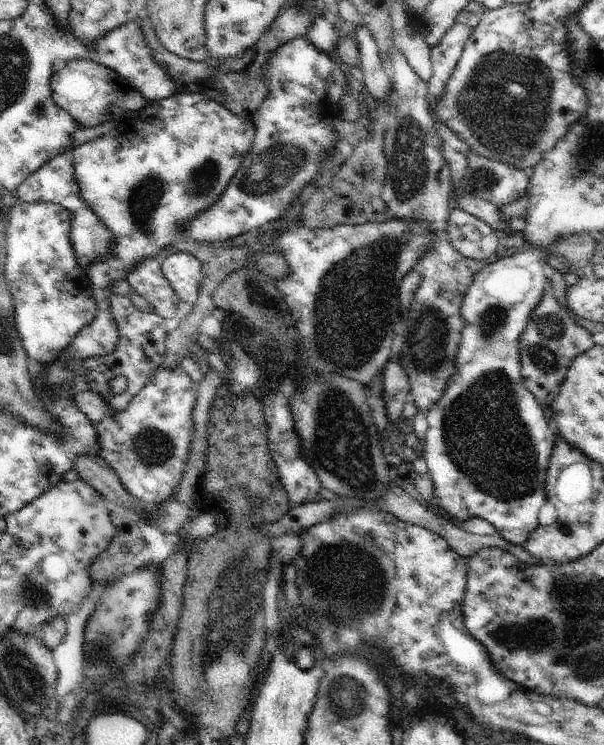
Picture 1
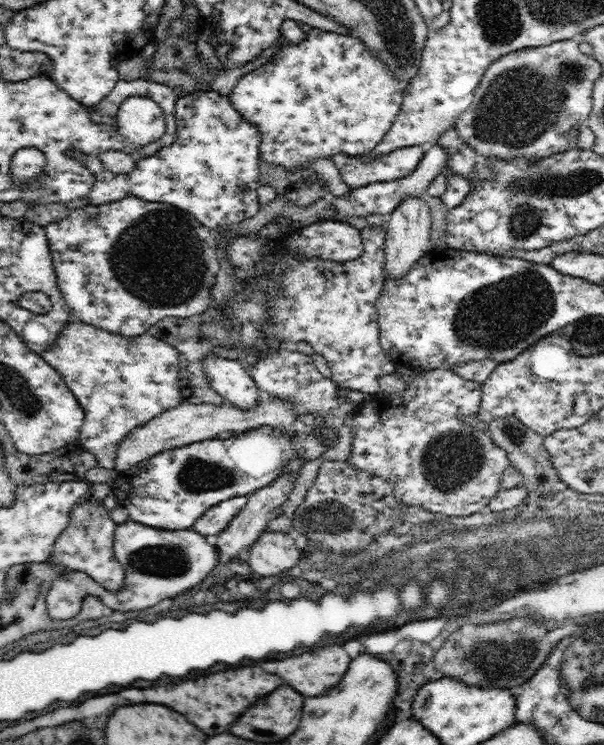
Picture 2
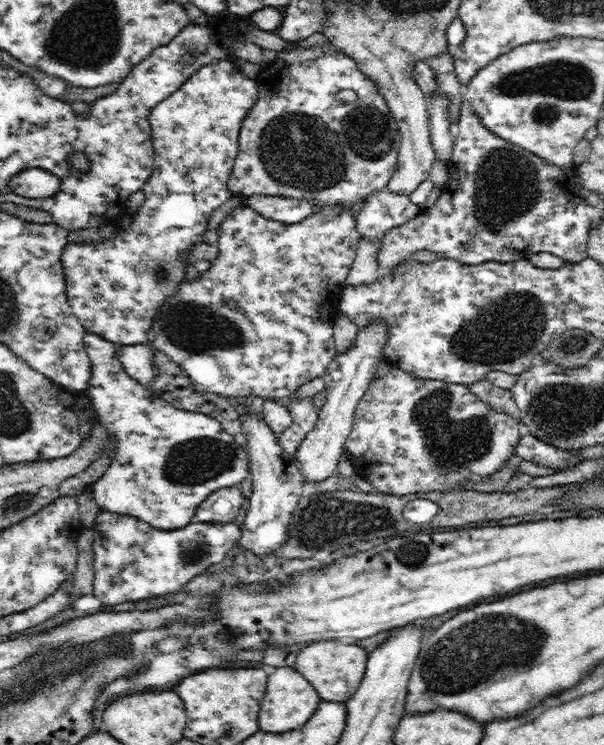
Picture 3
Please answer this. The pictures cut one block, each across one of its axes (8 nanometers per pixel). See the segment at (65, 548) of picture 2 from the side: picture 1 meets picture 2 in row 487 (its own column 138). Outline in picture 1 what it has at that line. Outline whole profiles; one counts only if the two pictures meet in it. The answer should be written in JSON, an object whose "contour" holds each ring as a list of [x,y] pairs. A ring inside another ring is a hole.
{"contour":[[[92,59],[68,60],[64,68],[52,73],[50,88],[58,108],[68,112],[82,128],[96,128],[106,122],[121,121],[128,114],[146,108],[149,100],[114,69],[94,62]]]}

